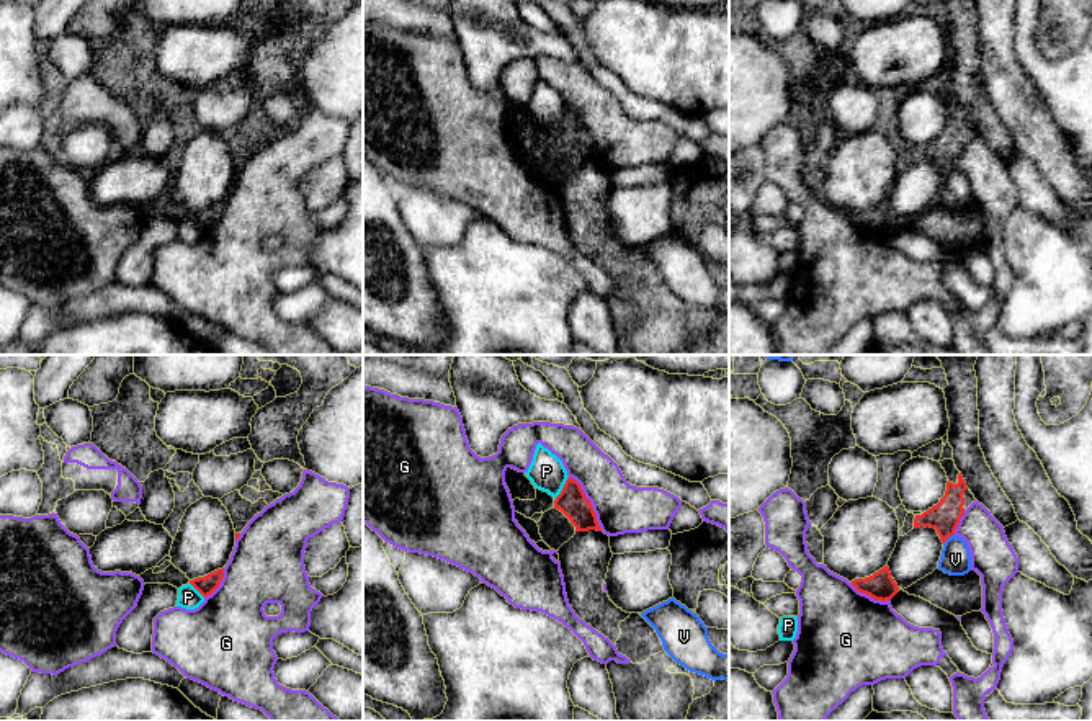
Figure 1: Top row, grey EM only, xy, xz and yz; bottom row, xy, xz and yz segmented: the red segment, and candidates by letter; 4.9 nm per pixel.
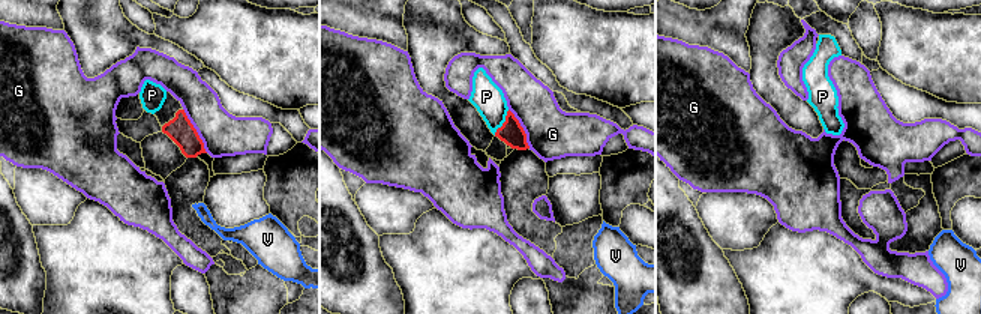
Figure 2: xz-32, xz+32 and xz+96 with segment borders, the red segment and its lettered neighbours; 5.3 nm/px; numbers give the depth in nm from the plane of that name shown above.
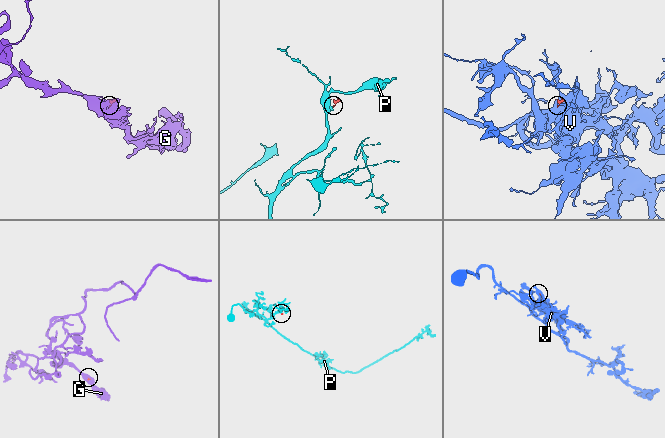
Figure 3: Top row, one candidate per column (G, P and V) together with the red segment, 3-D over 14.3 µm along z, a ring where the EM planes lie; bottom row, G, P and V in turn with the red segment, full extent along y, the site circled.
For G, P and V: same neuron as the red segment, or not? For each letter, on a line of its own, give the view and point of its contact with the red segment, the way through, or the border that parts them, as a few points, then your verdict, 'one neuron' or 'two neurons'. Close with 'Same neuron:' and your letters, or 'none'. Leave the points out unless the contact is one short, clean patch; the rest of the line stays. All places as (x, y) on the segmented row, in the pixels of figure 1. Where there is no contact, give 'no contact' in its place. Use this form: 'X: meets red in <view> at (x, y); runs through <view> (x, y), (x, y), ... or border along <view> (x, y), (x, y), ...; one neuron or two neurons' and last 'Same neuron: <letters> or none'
G: meets red in xz at (589, 502); two neurons
P: meets red in xz at (563, 489); border along xz (568, 476), (554, 501); two neurons
V: meets red in yz at (945, 540); border along yz (953, 533), (944, 545); two neurons
Same neuron: none

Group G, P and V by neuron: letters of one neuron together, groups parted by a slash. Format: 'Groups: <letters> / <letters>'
Groups: G / P / V

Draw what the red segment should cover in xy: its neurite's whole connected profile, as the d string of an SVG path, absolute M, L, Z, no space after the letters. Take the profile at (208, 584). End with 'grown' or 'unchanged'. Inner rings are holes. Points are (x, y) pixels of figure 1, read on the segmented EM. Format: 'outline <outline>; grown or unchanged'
outline M224 567L217 569L204 577L198 577L190 580L190 584L203 595L208 597L211 595L221 584L224 577Z; unchanged

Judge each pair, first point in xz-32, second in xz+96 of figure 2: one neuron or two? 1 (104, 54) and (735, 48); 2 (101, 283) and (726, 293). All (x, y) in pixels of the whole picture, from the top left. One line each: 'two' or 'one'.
1: two
2: two

